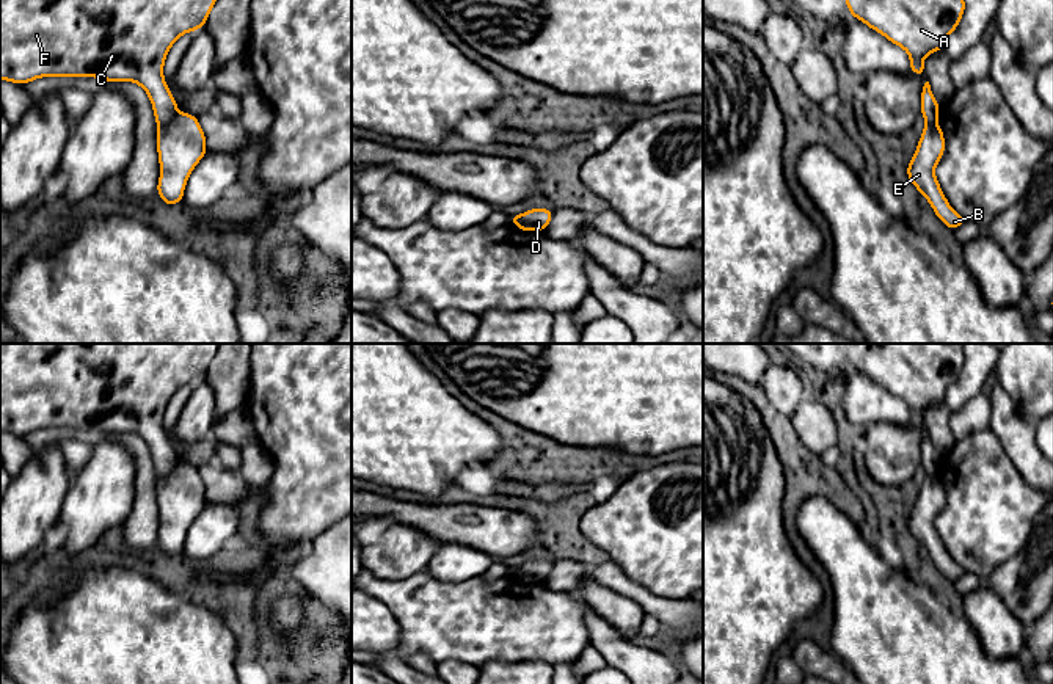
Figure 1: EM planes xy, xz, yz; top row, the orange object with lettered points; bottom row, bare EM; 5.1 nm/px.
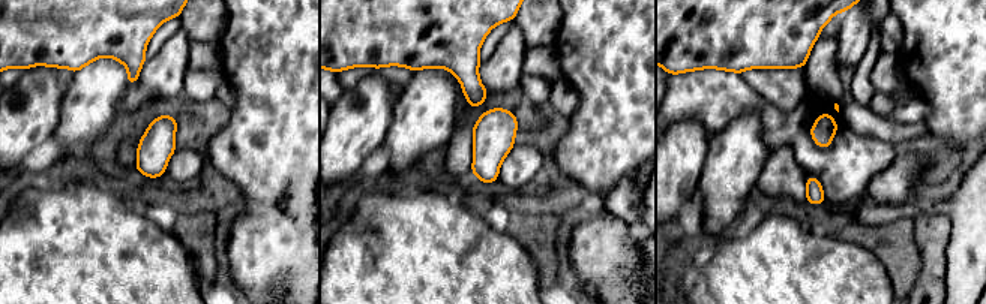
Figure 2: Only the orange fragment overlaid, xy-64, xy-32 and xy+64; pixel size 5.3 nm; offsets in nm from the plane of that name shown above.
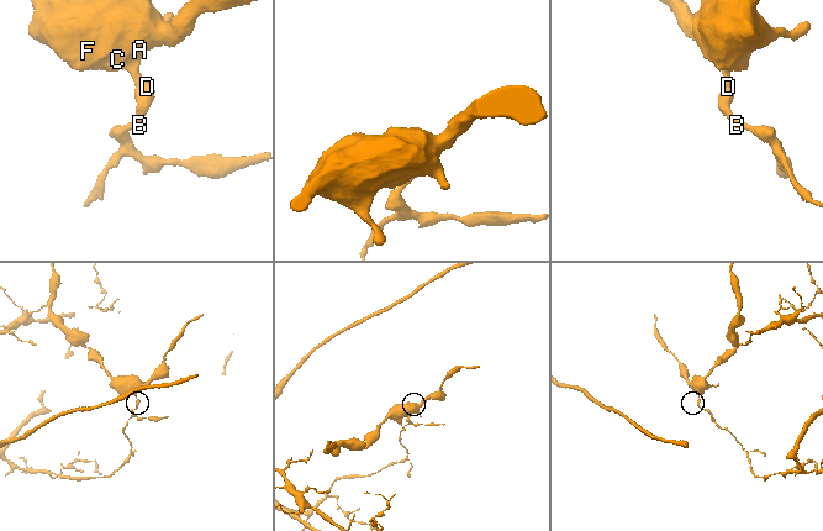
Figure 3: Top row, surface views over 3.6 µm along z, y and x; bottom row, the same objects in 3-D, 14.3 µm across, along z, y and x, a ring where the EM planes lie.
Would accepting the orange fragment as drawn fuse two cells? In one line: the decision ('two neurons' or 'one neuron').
two neurons

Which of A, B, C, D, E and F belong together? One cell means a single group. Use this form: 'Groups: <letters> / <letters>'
Groups: A C F / B D E

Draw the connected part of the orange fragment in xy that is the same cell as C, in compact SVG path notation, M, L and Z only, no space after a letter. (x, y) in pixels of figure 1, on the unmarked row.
M0 344L0 431L17 436L41 428L97 428L135 433L149 447L158 477L171 474L177 455L163 430L171 397L207 373L220 344Z

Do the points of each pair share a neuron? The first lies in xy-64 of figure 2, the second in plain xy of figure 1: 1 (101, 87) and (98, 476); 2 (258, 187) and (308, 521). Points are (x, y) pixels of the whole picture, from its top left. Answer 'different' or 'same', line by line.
1: same
2: same

